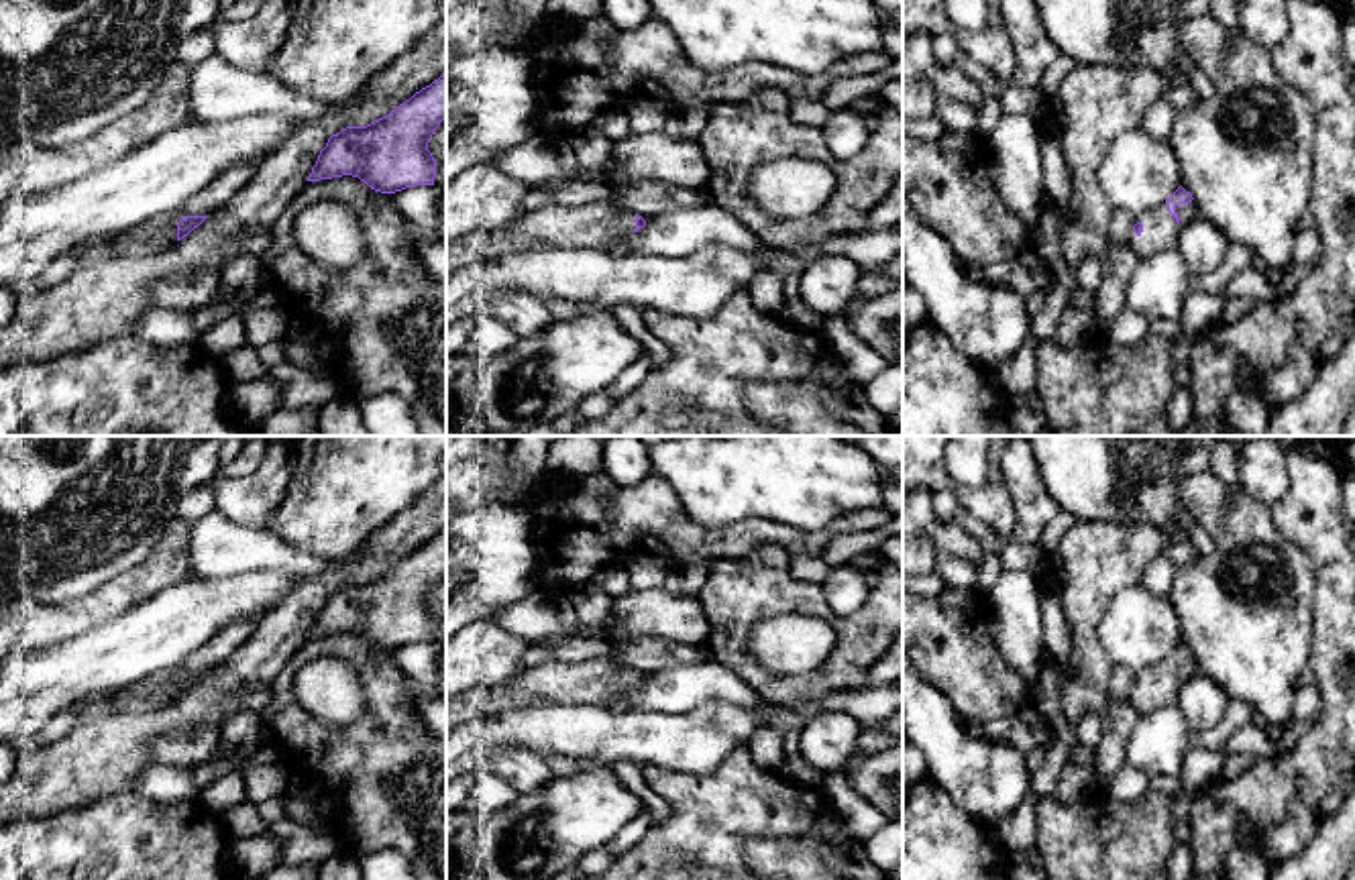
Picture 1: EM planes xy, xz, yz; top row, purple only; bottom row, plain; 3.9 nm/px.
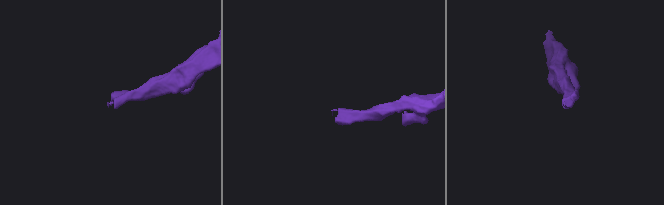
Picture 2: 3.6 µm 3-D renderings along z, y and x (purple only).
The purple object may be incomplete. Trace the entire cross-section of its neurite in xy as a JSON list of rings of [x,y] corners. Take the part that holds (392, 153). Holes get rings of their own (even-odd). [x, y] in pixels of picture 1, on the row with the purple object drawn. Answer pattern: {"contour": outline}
{"contour": [[[446,73],[367,126],[346,126],[320,151],[308,181],[353,175],[381,194],[434,185],[428,143],[446,118]]]}

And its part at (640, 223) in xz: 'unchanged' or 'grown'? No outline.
grown

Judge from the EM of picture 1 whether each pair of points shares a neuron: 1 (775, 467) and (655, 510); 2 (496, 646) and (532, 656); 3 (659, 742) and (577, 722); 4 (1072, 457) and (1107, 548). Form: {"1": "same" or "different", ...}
{"1": "different", "2": "different", "3": "same", "4": "different"}

